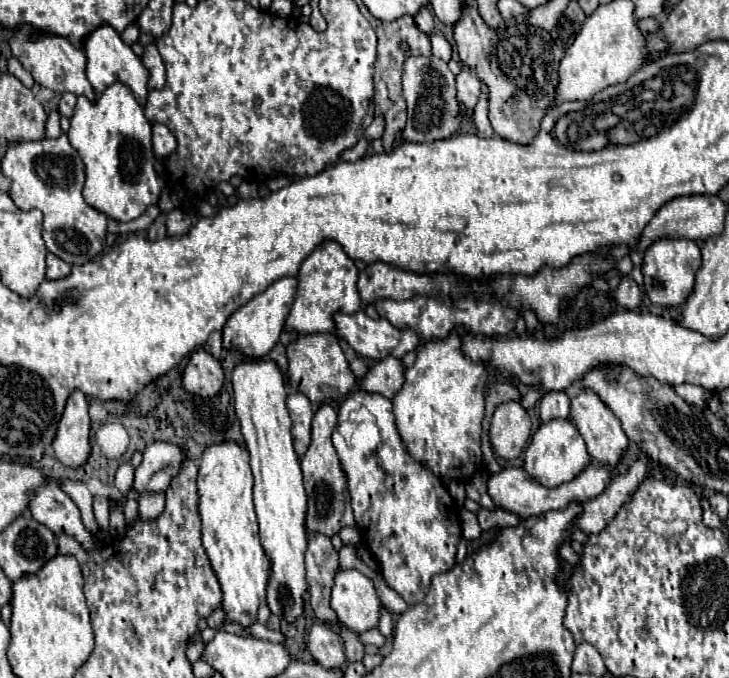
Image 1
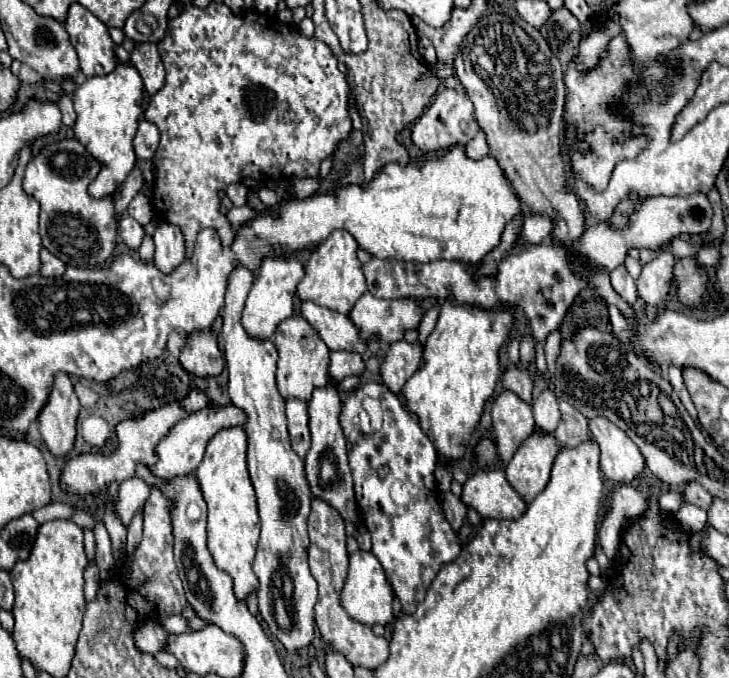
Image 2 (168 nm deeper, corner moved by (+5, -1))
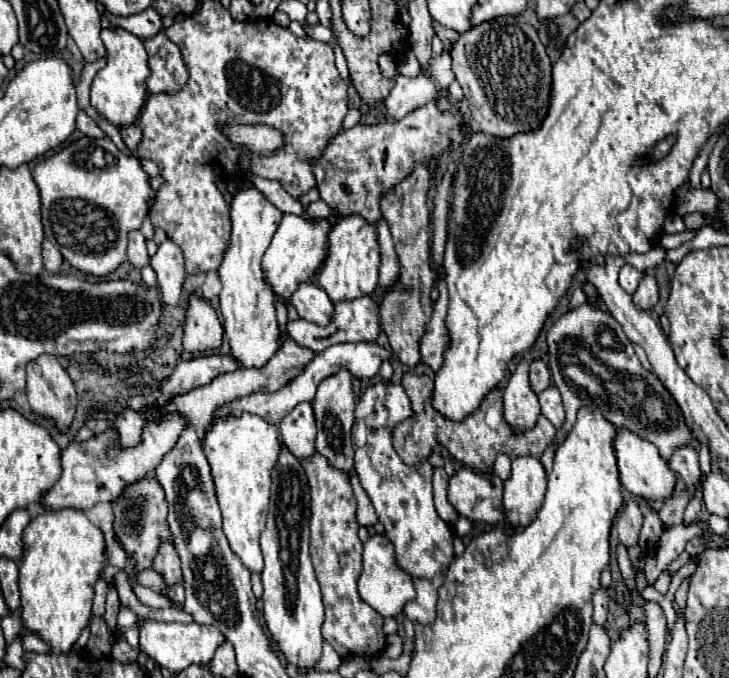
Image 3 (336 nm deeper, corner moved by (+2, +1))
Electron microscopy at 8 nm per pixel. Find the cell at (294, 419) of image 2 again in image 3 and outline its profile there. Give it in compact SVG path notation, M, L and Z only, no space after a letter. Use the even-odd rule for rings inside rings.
M300 402L294 406L278 424L282 442L296 458L308 458L314 454L314 440L316 440L316 422L310 402Z

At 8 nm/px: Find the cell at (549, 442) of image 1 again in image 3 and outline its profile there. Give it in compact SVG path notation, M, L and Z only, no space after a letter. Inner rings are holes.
M520 456L512 462L512 476L504 482L504 512L508 524L514 524L518 530L534 518L538 506L542 504L546 492L546 470L544 464L534 456Z

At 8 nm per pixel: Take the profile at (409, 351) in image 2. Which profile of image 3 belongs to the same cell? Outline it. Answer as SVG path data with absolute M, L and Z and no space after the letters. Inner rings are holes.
M438 278L438 290L440 290L440 296L434 304L434 314L420 340L422 364L430 366L434 372L442 366L442 350L448 346L446 326L444 326L444 318L446 318L446 310L448 310L448 290L446 290L446 282L442 278Z

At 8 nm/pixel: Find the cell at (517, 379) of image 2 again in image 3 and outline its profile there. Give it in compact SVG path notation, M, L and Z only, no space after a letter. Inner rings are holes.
M534 360L530 364L530 386L536 394L550 386L550 370L542 360Z

